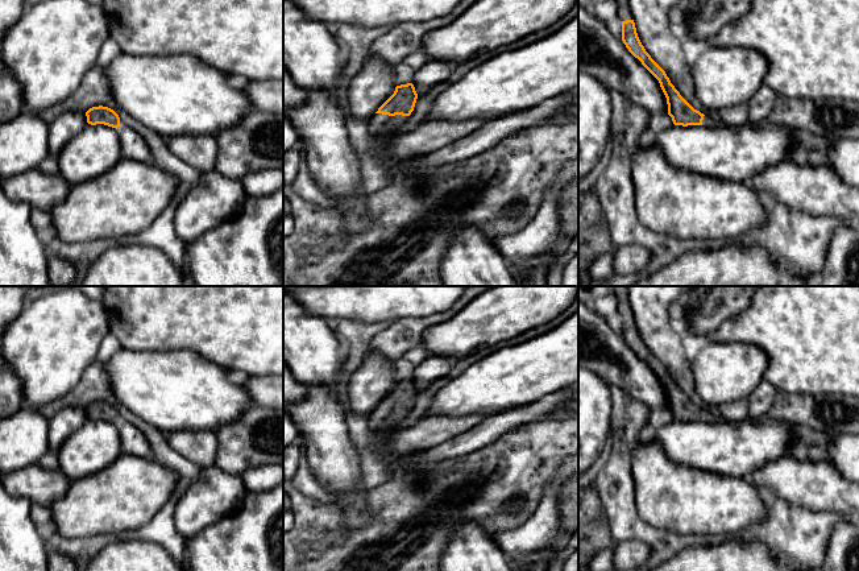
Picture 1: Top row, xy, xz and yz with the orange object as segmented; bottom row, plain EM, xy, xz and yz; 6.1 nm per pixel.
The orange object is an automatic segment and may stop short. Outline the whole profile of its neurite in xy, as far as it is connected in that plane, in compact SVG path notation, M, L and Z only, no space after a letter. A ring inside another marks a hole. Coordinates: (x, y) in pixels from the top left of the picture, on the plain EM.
M92 402L86 407L86 411L91 421L104 419L116 425L121 421L119 410L108 402Z

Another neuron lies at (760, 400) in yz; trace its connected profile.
M763 380L756 389L748 396L748 415L758 419L765 417L772 406L777 390L767 380Z

